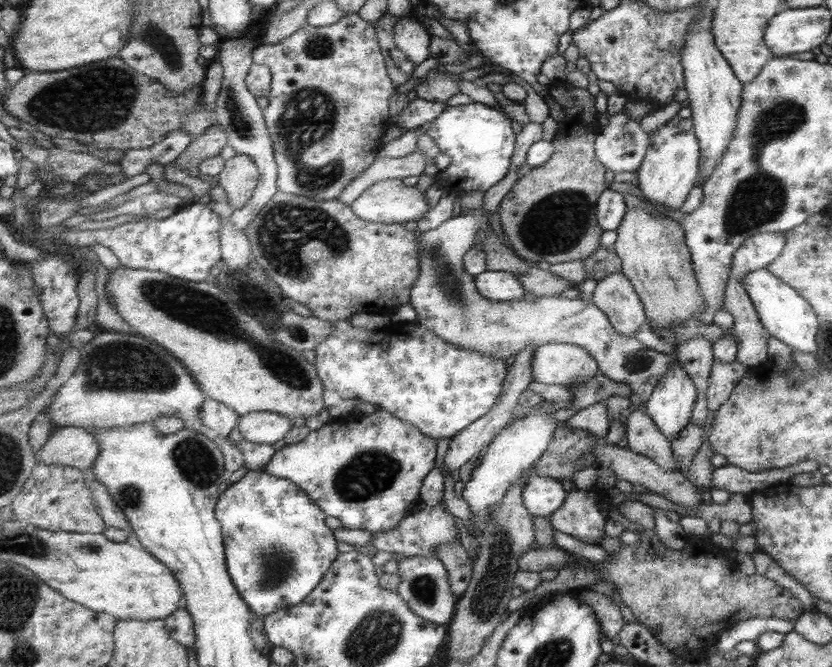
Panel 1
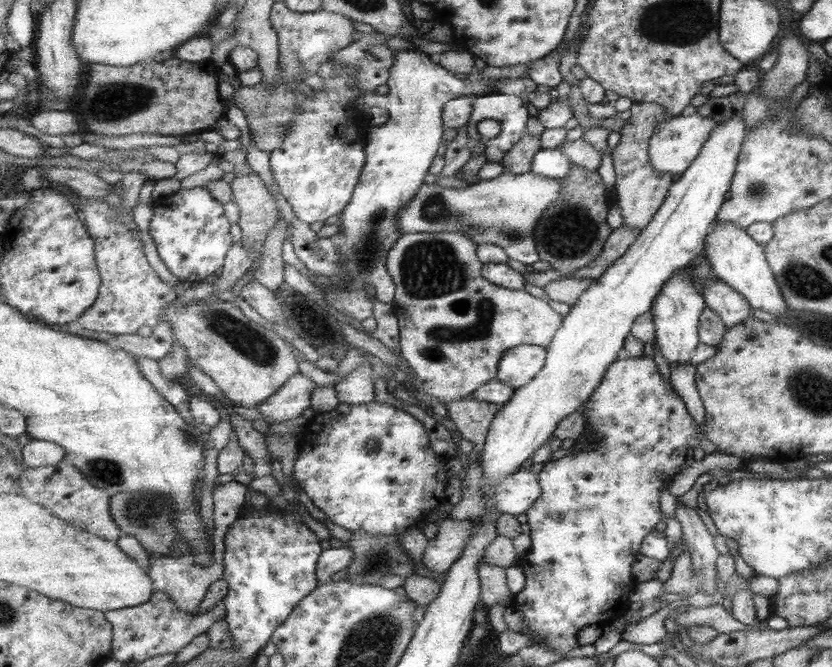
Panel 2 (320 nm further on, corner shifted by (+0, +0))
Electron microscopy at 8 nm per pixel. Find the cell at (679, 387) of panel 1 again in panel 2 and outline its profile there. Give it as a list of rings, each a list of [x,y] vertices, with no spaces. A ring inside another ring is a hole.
[[[679,269],[662,288],[660,295],[654,300],[651,312],[656,324],[656,343],[659,354],[667,359],[667,364],[691,364],[695,348],[700,346],[701,315],[705,312],[705,297],[701,294],[694,275],[687,270]]]

